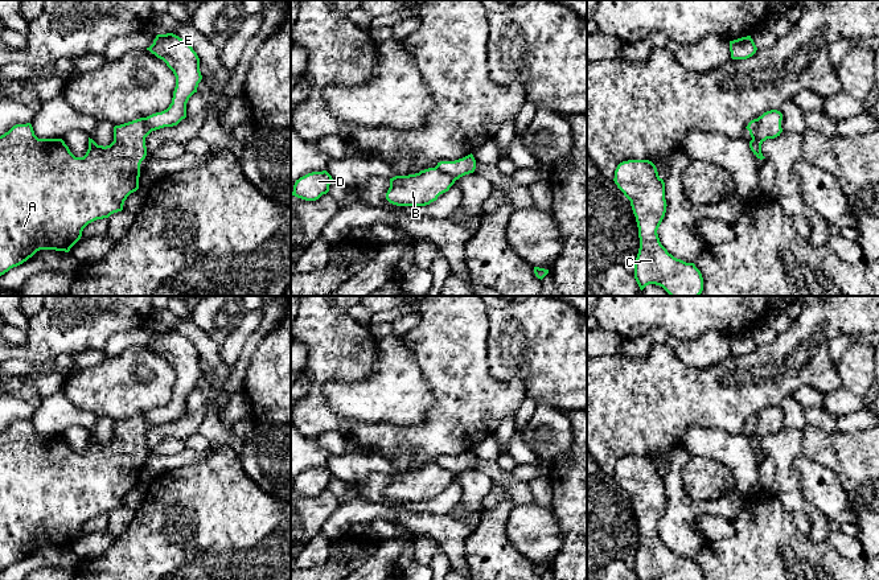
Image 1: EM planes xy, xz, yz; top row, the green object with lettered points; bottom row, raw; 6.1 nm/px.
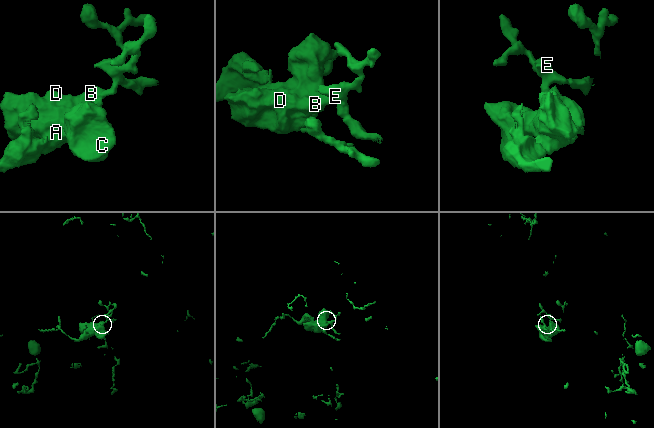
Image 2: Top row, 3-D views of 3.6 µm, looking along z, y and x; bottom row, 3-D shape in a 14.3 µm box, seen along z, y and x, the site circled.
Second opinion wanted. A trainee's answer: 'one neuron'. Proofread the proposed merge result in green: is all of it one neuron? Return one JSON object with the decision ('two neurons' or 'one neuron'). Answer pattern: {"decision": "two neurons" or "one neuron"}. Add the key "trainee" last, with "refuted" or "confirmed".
{"decision": "two neurons", "trainee": "refuted"}

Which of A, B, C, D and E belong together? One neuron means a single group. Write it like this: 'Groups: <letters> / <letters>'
Groups: A B C D / E

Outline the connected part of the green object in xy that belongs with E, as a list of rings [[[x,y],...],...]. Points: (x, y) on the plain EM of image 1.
[[[173,329],[157,330],[147,346],[163,355],[173,367],[176,383],[169,403],[147,412],[145,421],[151,427],[177,421],[186,414],[186,399],[197,388],[202,375],[200,354],[188,338]]]

